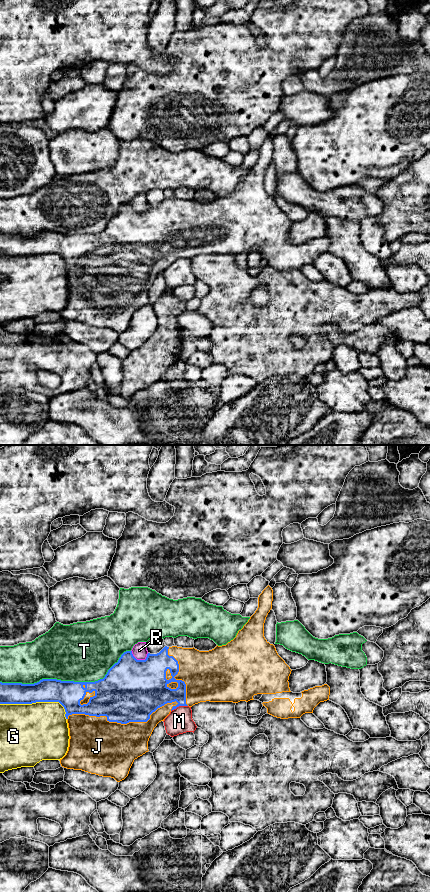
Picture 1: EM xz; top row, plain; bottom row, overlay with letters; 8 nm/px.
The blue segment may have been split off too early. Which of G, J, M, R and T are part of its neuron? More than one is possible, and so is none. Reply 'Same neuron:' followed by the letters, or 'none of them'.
Same neuron: J

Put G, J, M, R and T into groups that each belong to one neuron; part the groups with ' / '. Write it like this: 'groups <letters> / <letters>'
groups G / J / M / R / T

